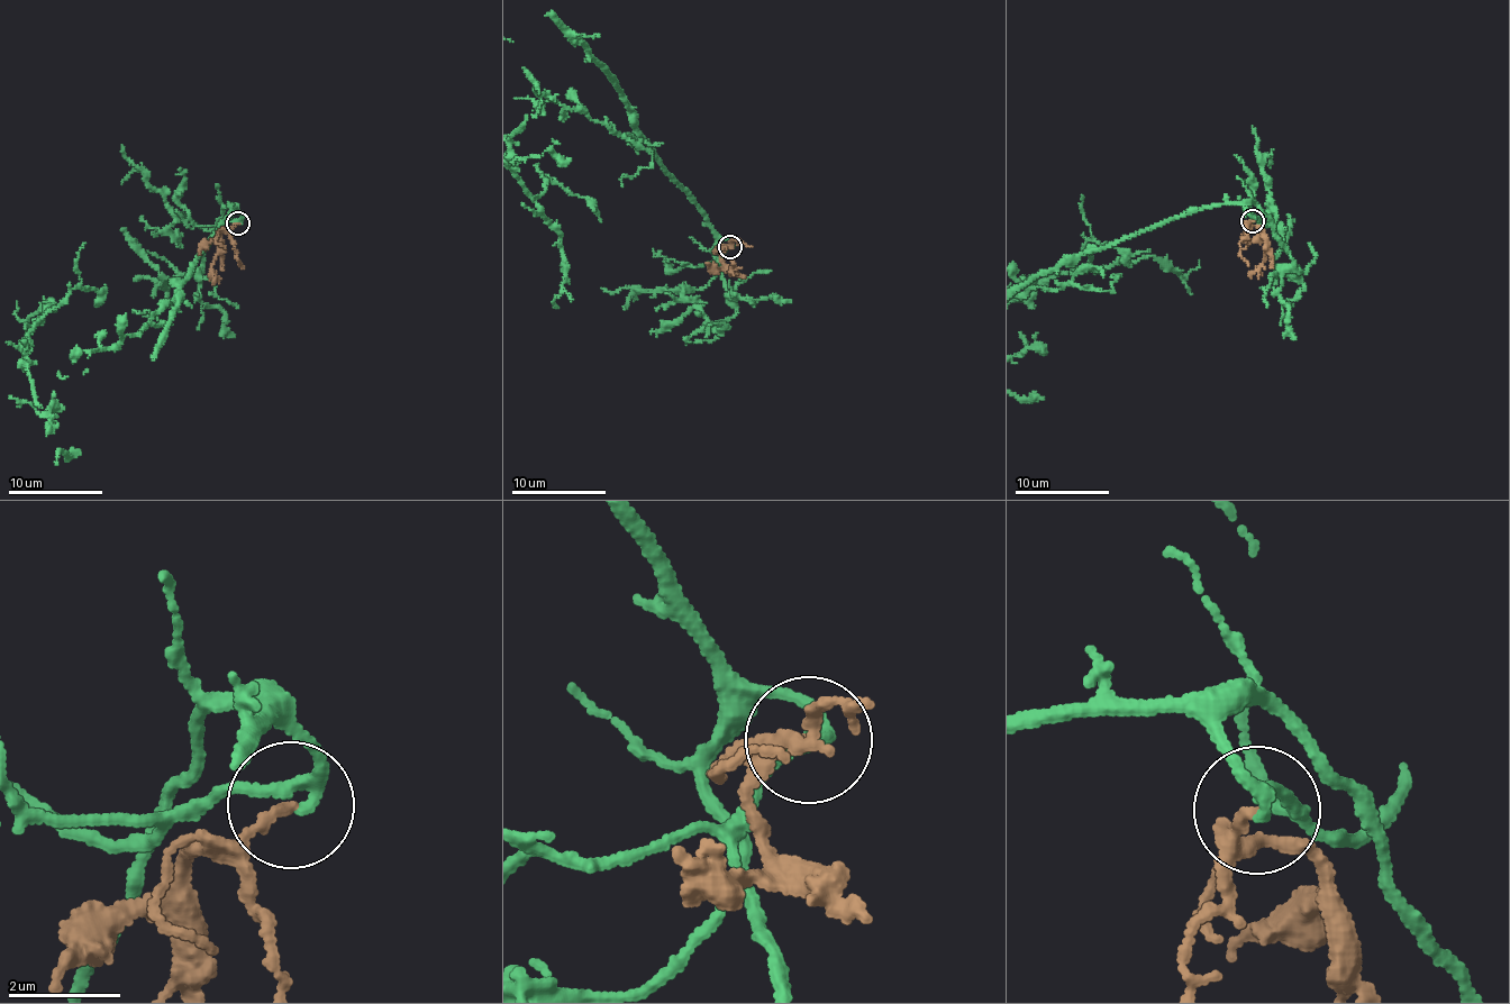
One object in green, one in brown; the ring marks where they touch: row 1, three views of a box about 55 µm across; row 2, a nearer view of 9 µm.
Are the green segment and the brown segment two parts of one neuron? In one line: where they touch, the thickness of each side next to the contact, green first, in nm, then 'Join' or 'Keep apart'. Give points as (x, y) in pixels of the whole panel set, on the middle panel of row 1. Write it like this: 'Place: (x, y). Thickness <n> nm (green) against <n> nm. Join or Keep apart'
Place: (730, 246). Thickness 240 nm (green) against 200 nm. Join

